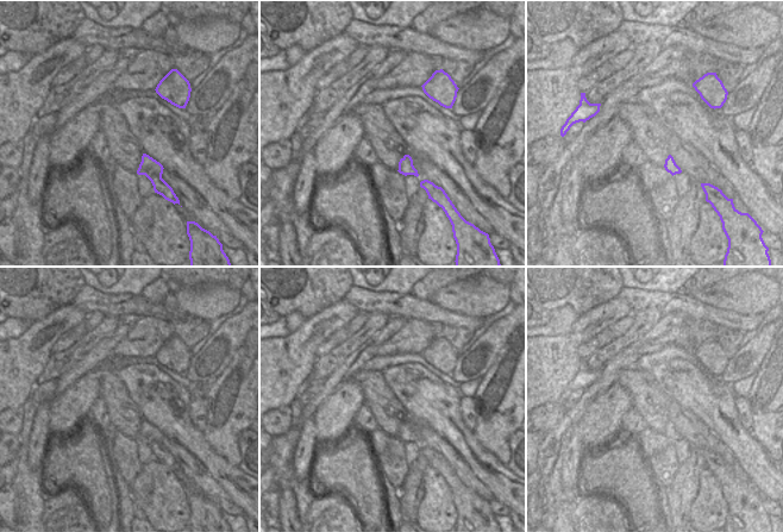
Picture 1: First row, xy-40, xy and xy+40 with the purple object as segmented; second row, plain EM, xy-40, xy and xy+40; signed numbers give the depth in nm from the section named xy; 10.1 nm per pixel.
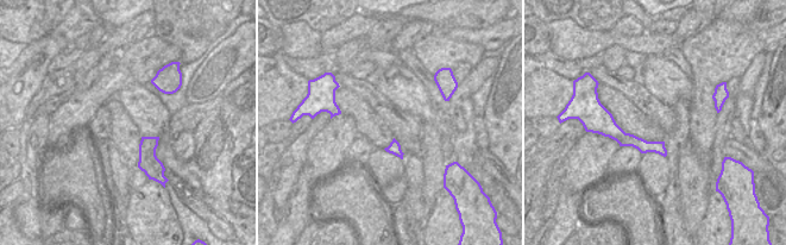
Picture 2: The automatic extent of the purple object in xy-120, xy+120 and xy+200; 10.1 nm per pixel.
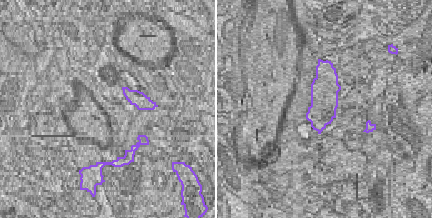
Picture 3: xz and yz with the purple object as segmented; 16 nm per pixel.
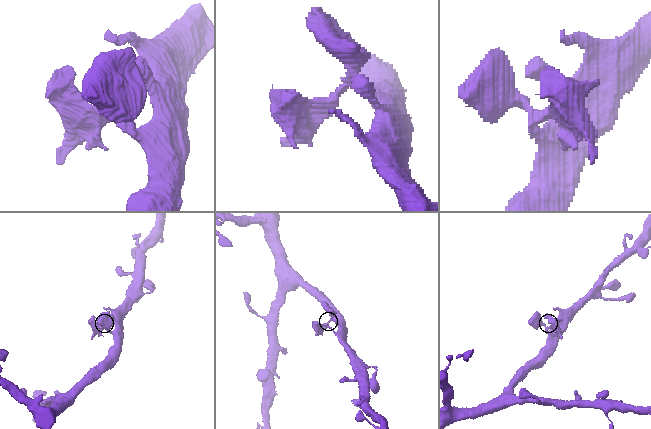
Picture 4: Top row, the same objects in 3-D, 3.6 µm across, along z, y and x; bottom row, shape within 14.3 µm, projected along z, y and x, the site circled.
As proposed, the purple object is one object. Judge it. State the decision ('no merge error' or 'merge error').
merge error

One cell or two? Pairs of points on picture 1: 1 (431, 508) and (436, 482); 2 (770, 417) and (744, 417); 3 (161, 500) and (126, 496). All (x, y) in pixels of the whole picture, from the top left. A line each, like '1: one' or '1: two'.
1: one
2: two
3: two

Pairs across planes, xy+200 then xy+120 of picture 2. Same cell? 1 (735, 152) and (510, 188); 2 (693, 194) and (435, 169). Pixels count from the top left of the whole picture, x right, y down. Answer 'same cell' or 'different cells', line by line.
1: same cell
2: different cells

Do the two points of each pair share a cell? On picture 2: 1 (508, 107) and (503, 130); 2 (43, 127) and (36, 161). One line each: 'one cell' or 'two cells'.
1: one cell
2: one cell

